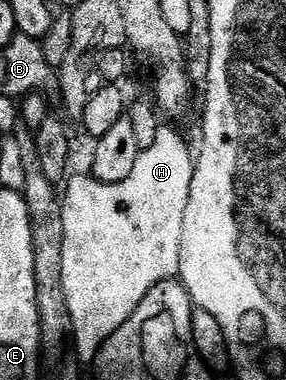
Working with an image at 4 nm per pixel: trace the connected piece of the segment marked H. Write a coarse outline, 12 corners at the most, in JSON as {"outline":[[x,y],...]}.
{"outline":[[169,124],[62,201],[82,363],[181,273],[194,151]]}

